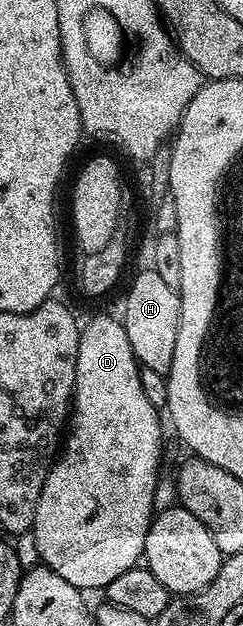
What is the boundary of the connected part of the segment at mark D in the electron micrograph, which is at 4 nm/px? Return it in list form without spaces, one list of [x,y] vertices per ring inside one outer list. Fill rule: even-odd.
[[[107,315],[93,318],[81,330],[79,353],[76,354],[76,377],[71,400],[71,418],[67,423],[67,434],[64,436],[59,454],[54,458],[53,466],[50,467],[43,481],[43,493],[39,493],[39,505],[35,505],[35,521],[31,528],[40,562],[55,573],[59,573],[63,581],[71,581],[71,585],[82,589],[88,589],[88,587],[104,589],[107,585],[111,585],[111,581],[115,581],[115,577],[127,573],[127,569],[136,567],[142,562],[147,533],[155,514],[153,498],[157,495],[157,470],[161,467],[161,419],[157,415],[160,415],[158,408],[153,407],[151,401],[147,401],[147,393],[143,393],[141,367],[134,357],[124,324],[118,318],[115,320]]]

